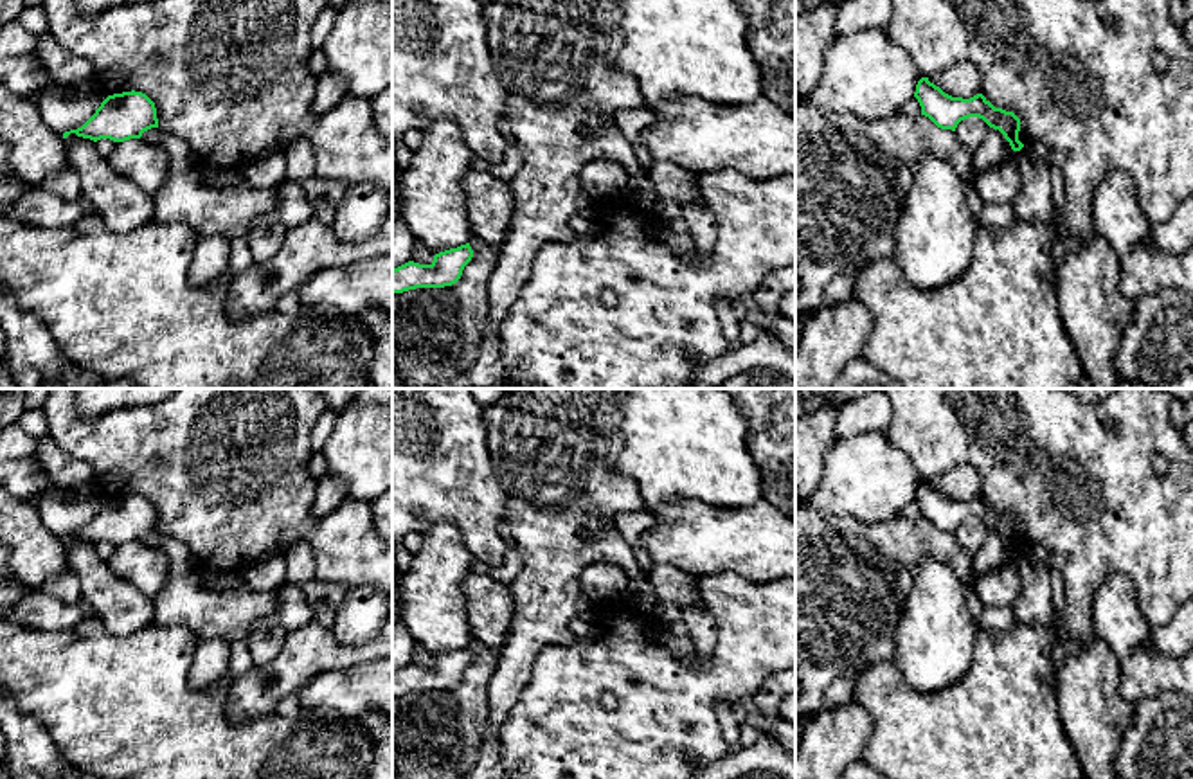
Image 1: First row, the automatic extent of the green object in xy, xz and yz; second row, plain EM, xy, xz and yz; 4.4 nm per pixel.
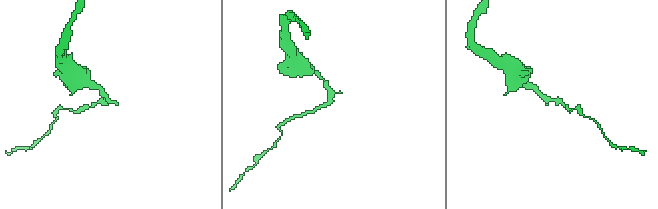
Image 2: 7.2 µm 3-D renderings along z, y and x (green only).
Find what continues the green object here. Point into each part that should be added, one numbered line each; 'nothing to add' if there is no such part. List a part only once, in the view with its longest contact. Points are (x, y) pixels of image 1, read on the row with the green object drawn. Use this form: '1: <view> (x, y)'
nothing to add

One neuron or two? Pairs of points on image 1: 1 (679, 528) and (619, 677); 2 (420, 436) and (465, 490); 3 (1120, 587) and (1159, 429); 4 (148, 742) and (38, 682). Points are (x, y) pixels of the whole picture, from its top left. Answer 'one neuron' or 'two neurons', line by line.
1: two neurons
2: one neuron
3: two neurons
4: one neuron

